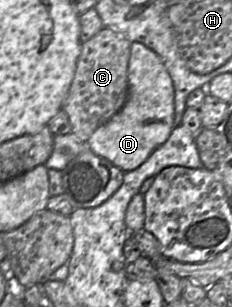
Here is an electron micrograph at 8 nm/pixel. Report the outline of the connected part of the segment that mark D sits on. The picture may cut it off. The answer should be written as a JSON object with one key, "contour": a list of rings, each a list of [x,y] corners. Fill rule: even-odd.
{"contour":[[[140,42],[131,43],[128,98],[123,107],[100,125],[86,147],[122,171],[139,167],[170,136],[174,128],[174,85],[161,57]]]}

